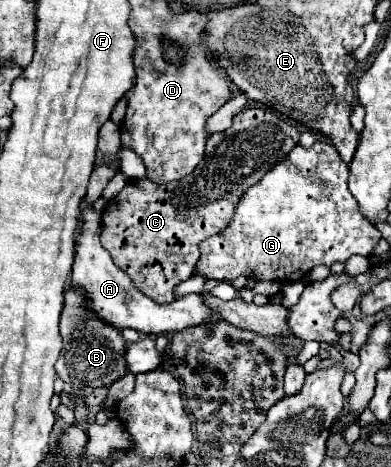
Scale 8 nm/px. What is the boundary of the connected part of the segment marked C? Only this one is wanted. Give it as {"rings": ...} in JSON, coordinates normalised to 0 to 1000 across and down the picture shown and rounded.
{"rings":[[[624,231],[614,244],[598,248],[598,266],[583,278],[542,287],[532,296],[517,355],[506,351],[501,364],[476,381],[465,381],[460,390],[399,394],[379,381],[327,385],[327,394],[271,437],[261,454],[261,501],[256,501],[261,527],[286,544],[297,570],[307,570],[322,587],[332,587],[348,612],[368,621],[368,630],[379,630],[394,647],[404,651],[440,647],[445,617],[460,604],[481,600],[501,574],[501,561],[512,552],[506,518],[573,493],[573,484],[593,471],[593,458],[624,411],[655,390],[665,390],[665,381],[685,364],[696,364],[706,347],[721,347],[737,334],[737,325],[757,313],[762,291],[767,278],[737,248],[696,231]]]}

